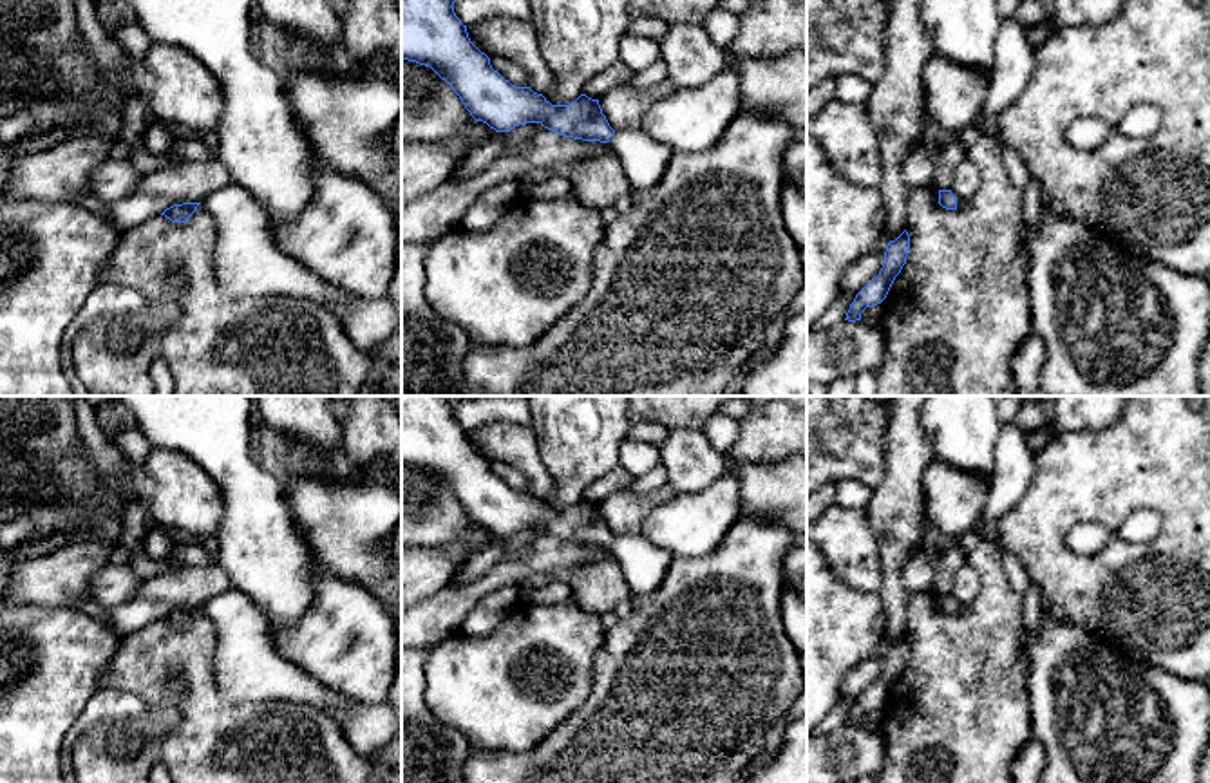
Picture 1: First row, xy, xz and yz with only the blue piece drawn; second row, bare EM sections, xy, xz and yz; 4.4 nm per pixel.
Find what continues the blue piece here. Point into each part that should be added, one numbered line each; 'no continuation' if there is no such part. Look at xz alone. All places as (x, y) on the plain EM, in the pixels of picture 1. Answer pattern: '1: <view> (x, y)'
1: xz (644, 565)

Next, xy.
no continuation

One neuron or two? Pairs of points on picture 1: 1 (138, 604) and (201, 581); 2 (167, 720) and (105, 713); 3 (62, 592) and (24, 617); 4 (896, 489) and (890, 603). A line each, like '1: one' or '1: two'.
1: one
2: one
3: two
4: one

